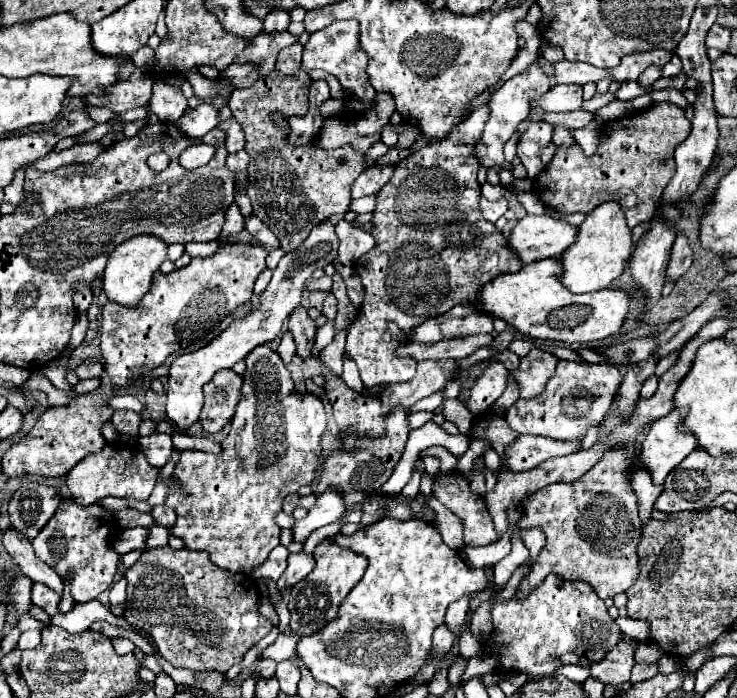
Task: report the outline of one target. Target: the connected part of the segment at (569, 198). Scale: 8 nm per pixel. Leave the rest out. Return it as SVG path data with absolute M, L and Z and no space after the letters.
M659 102L631 118L607 122L597 154L585 158L579 144L573 148L557 148L553 160L533 180L533 192L539 200L561 214L589 214L593 208L607 200L621 204L627 226L649 222L661 204L665 186L673 178L675 160L673 152L691 132L691 122L685 118L683 108Z

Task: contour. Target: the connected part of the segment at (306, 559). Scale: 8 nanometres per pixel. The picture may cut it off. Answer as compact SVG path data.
M303 550L299 554L291 554L289 556L289 564L287 564L287 570L285 574L277 580L277 588L279 592L295 586L297 582L305 580L305 576L315 568L315 560L311 554L305 554Z

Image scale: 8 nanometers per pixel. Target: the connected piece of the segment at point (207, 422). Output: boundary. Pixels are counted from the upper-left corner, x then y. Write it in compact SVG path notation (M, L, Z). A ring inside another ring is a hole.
M219 370L213 380L209 380L205 386L203 386L203 394L205 394L205 404L203 404L203 410L201 410L201 424L207 432L219 432L235 414L235 406L237 402L241 400L241 384L243 384L243 378L239 374L235 374L233 370Z

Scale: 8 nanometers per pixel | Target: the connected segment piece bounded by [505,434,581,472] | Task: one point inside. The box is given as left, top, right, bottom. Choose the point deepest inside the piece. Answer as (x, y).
(528, 451)

